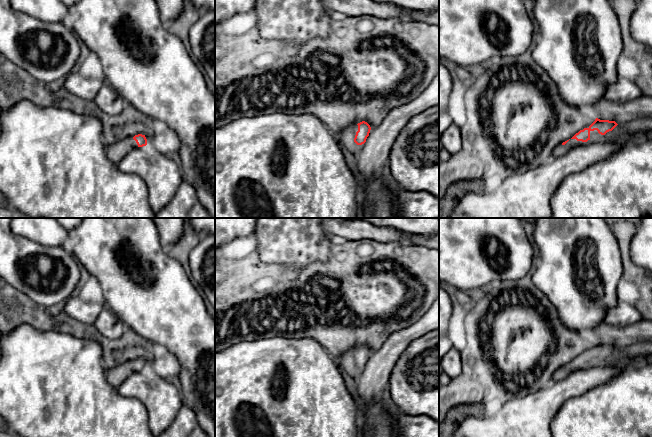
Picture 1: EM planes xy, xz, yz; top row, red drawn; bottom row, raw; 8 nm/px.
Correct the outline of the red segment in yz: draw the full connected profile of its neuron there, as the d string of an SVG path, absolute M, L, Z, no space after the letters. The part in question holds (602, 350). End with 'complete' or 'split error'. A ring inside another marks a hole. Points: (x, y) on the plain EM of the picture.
M598 342L588 351L580 354L571 363L562 367L552 378L552 382L566 378L573 372L584 368L590 364L590 356L597 354L599 358L605 359L607 356L612 355L618 348L615 345L600 344Z; split error

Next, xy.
M138 358L134 361L126 361L124 364L110 369L106 372L108 383L117 388L119 387L132 373L147 369L145 359Z; split error

